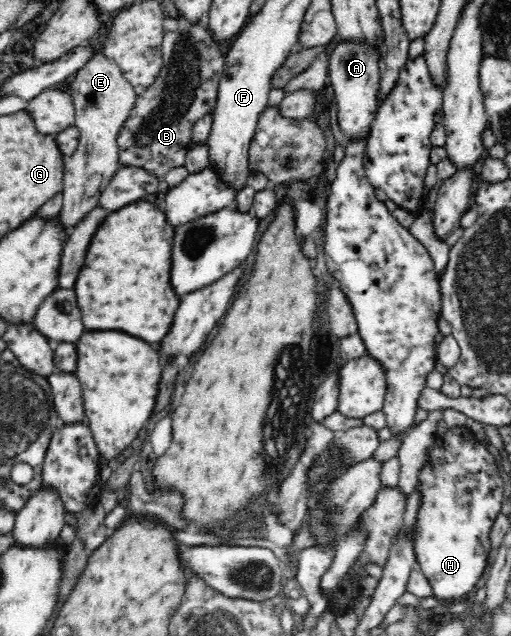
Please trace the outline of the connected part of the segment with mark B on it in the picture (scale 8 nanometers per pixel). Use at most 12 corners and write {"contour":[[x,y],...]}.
{"contour":[[206,22],[164,35],[162,71],[116,137],[160,182],[214,111],[224,53]]}

